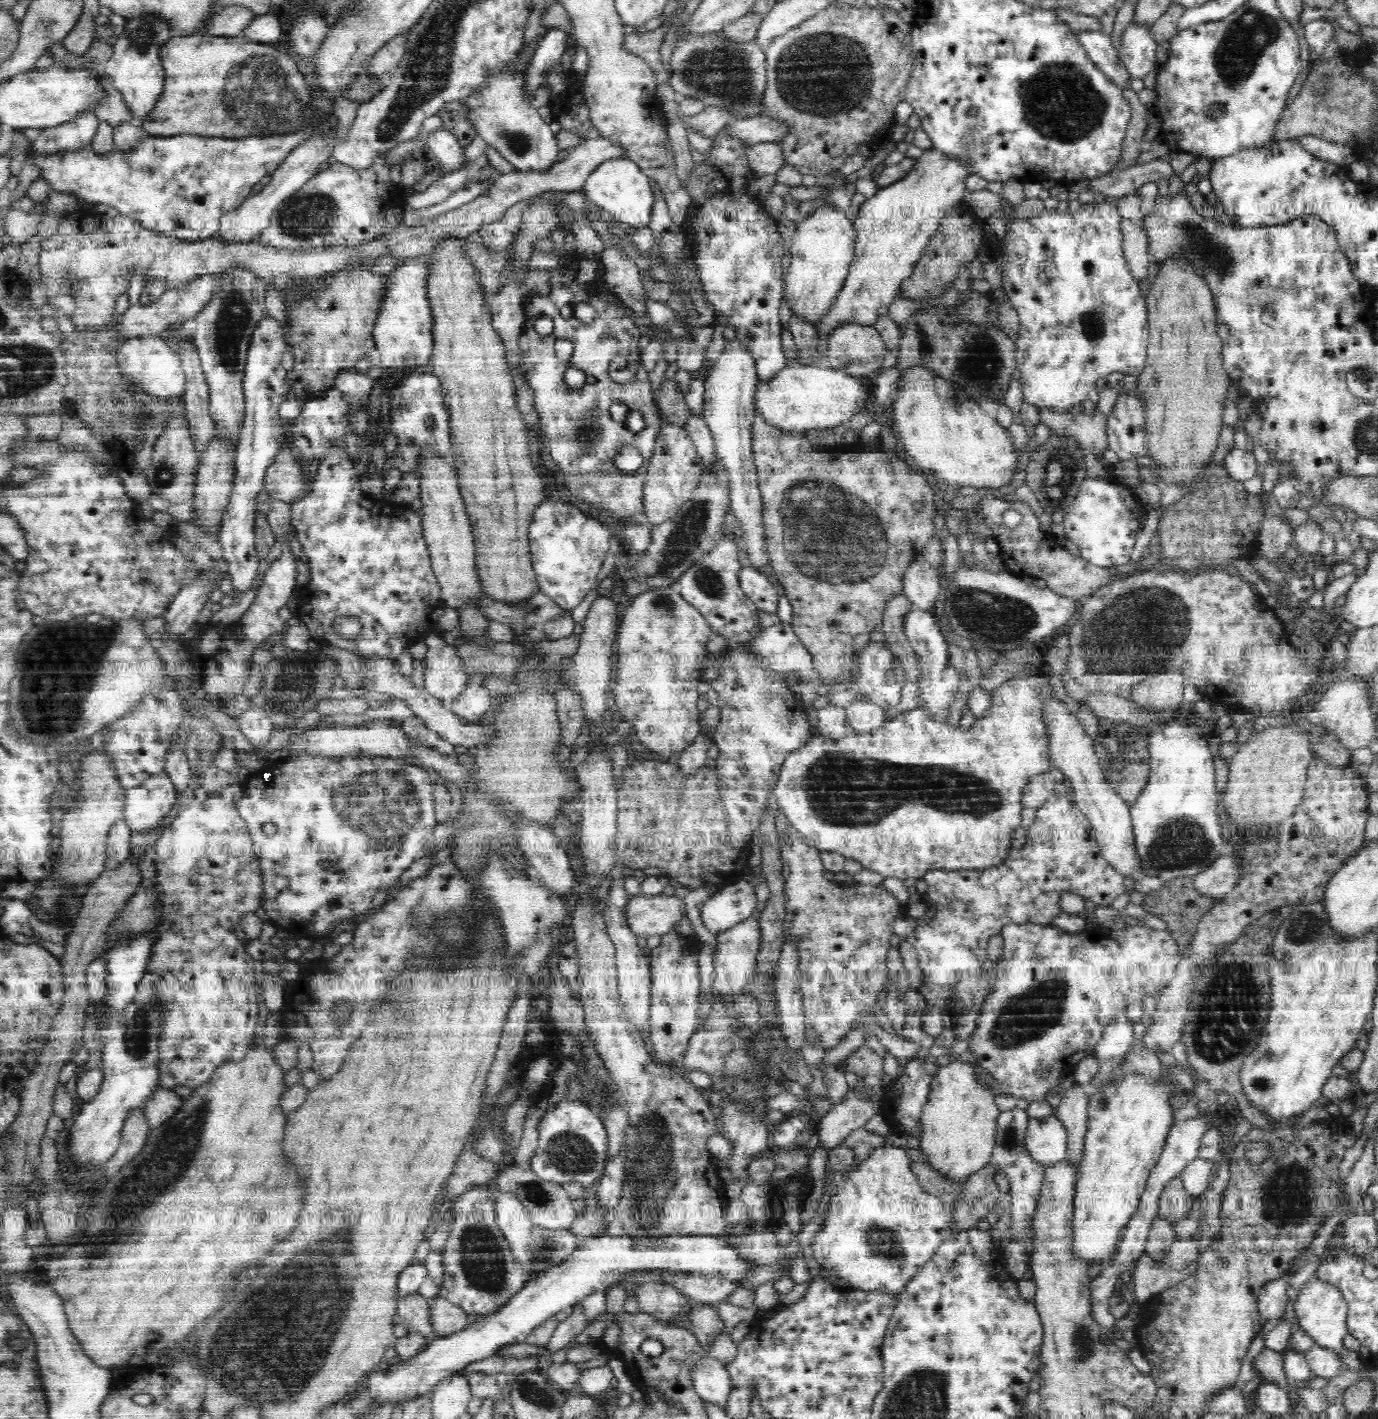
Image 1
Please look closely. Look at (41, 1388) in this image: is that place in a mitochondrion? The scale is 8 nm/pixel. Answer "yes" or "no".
no

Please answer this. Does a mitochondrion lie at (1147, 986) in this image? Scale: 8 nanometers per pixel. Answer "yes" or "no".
no

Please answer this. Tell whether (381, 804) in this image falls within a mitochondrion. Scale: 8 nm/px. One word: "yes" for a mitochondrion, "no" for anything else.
yes

